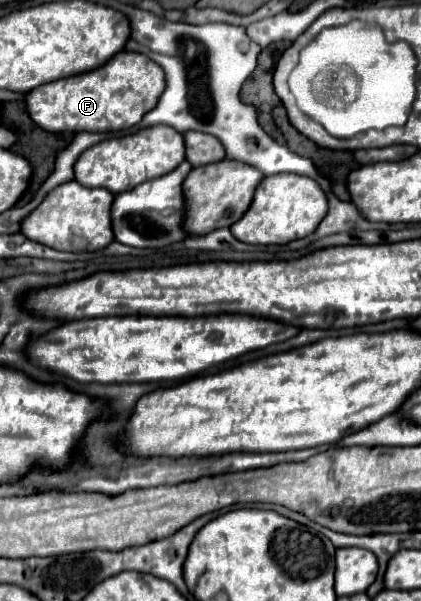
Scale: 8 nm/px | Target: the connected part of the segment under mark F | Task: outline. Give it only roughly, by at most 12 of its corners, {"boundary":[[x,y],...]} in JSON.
{"boundary":[[123,50],[31,90],[47,132],[119,132],[153,110],[163,68]]}

